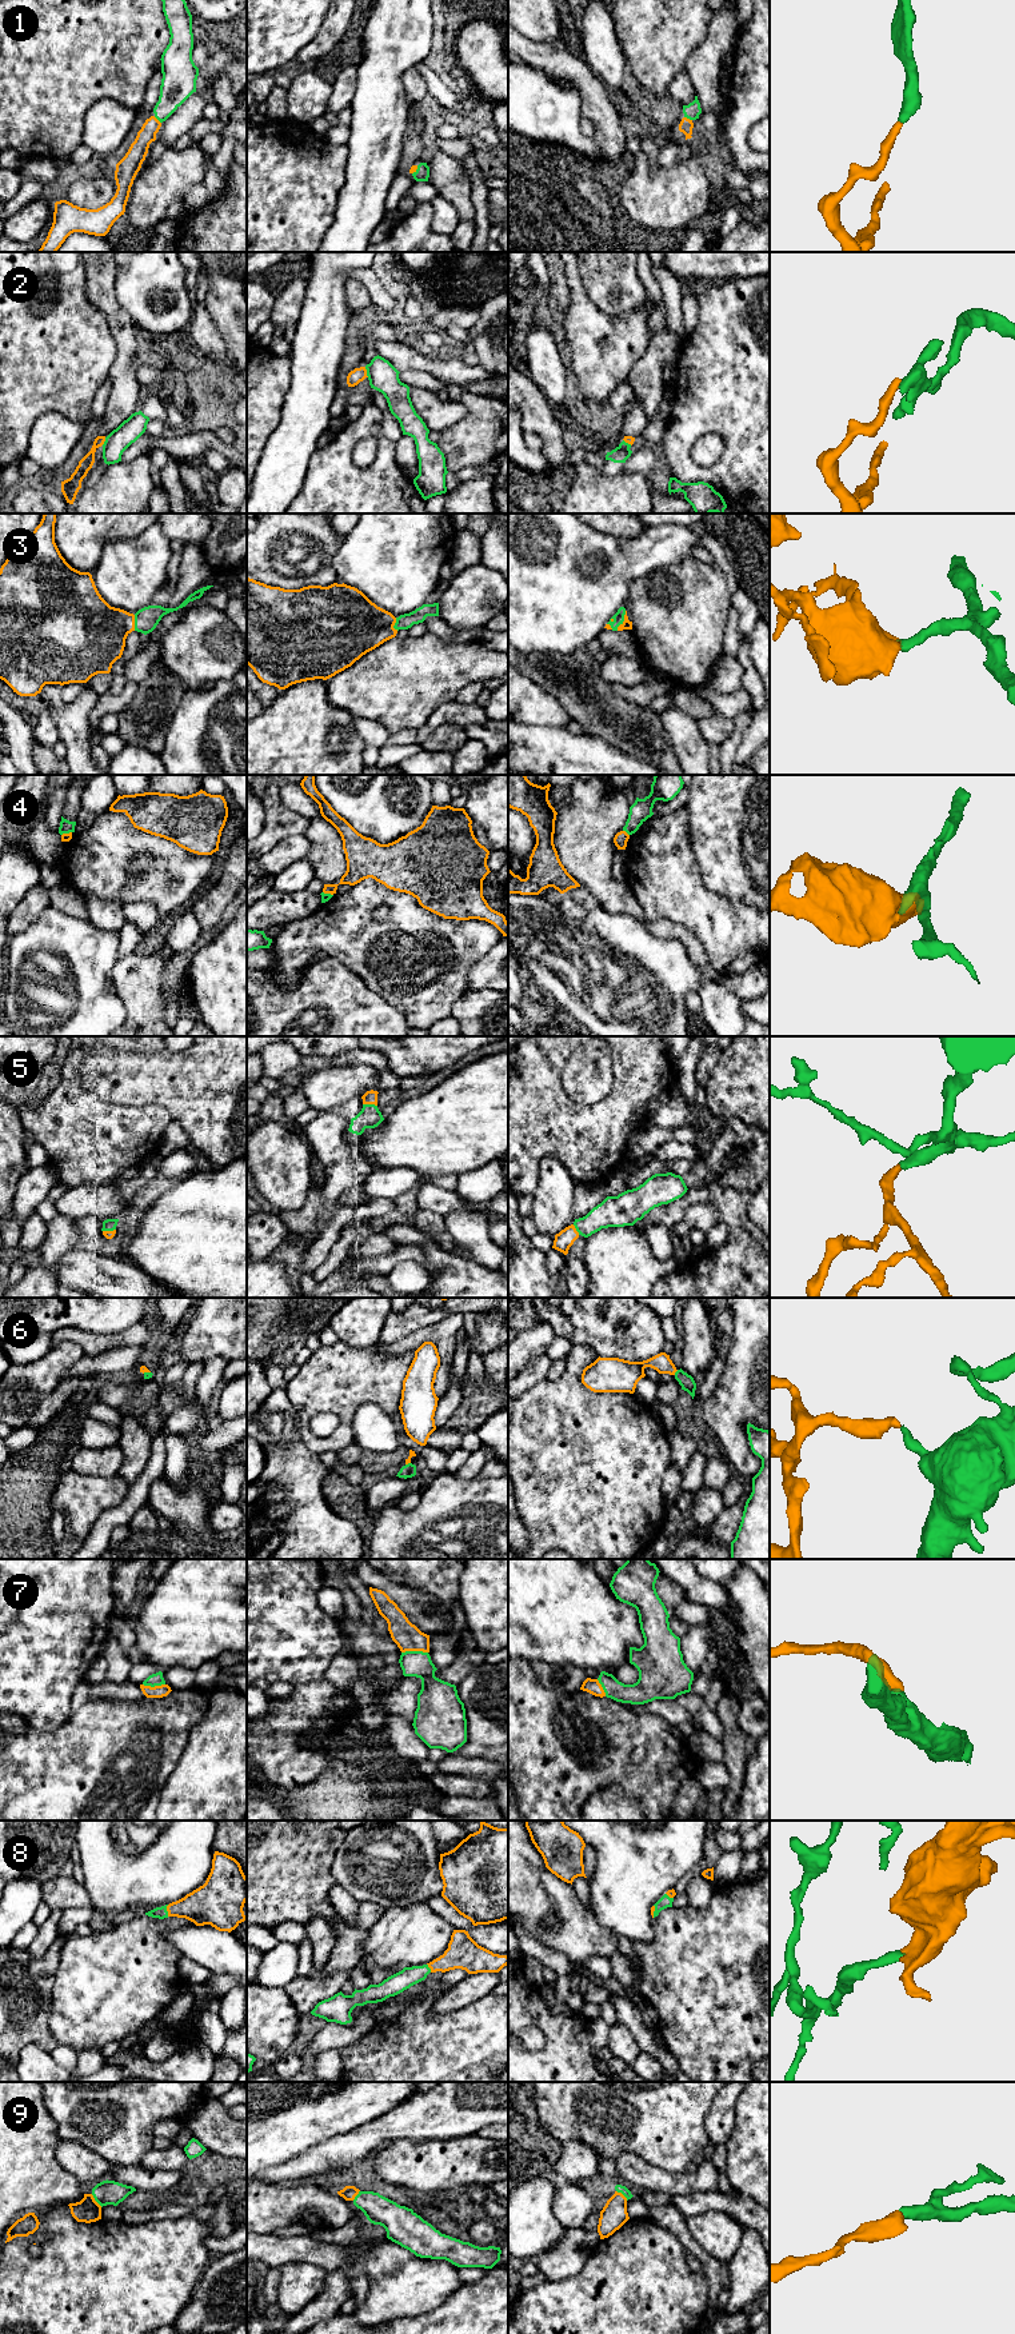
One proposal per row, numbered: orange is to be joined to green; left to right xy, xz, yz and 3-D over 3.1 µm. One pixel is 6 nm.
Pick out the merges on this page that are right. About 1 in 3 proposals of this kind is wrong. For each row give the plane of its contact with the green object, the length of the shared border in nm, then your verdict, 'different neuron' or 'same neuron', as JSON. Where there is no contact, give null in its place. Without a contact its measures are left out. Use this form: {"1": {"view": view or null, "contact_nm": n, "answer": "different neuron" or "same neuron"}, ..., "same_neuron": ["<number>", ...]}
{"1": {"view": "yz", "contact_nm": 50, "answer": "same neuron"}, "2": {"view": "xz", "contact_nm": 70, "answer": "different neuron"}, "3": {"view": "yz", "contact_nm": 130, "answer": "same neuron"}, "4": {"view": "yz", "contact_nm": 50, "answer": "different neuron"}, "5": {"view": "xz", "contact_nm": 90, "answer": "same neuron"}, "6": {"view": "yz", "contact_nm": 40, "answer": "same neuron"}, "7": {"view": "xz", "contact_nm": 160, "answer": "same neuron"}, "8": {"view": "xy", "contact_nm": 70, "answer": "same neuron"}, "9": {"view": "xy", "contact_nm": 100, "answer": "same neuron"}, "same_neuron": ["1", "3", "5", "6", "7", "8", "9"]}

